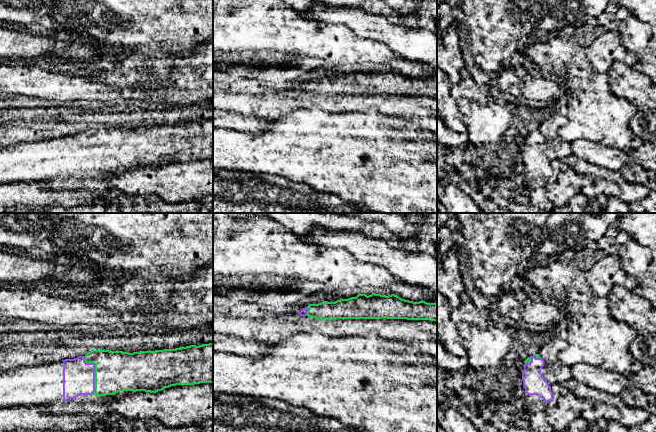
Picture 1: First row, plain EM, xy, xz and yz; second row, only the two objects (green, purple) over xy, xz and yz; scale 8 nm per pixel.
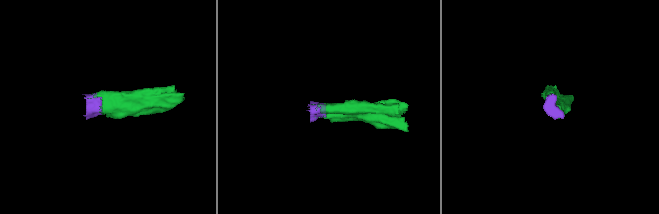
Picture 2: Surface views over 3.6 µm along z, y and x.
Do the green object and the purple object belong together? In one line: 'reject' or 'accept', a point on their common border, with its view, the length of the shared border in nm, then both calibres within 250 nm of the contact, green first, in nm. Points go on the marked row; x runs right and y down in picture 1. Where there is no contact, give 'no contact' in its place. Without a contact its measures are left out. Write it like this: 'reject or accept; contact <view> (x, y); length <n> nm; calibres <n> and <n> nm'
accept; contact xy (95, 372); length 320 nm; calibres 320 and 260 nm

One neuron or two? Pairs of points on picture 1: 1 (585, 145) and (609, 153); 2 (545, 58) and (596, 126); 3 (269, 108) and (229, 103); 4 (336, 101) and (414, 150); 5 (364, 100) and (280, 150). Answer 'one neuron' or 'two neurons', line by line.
1: one neuron
2: one neuron
3: one neuron
4: two neurons
5: two neurons

